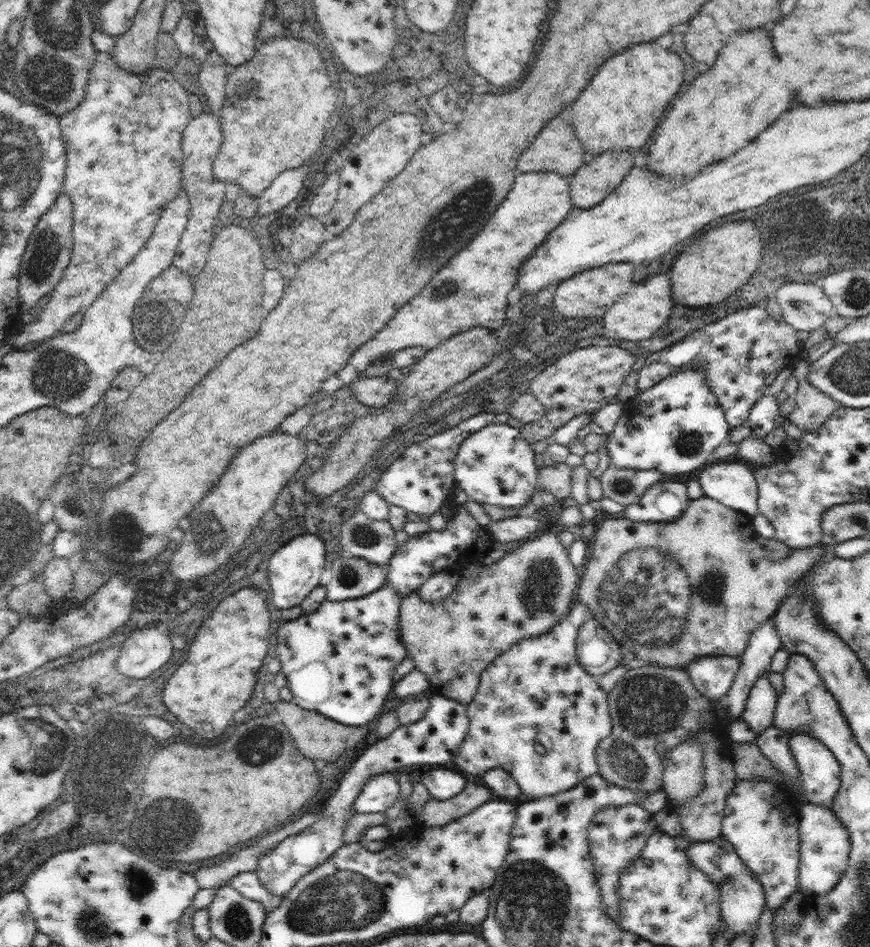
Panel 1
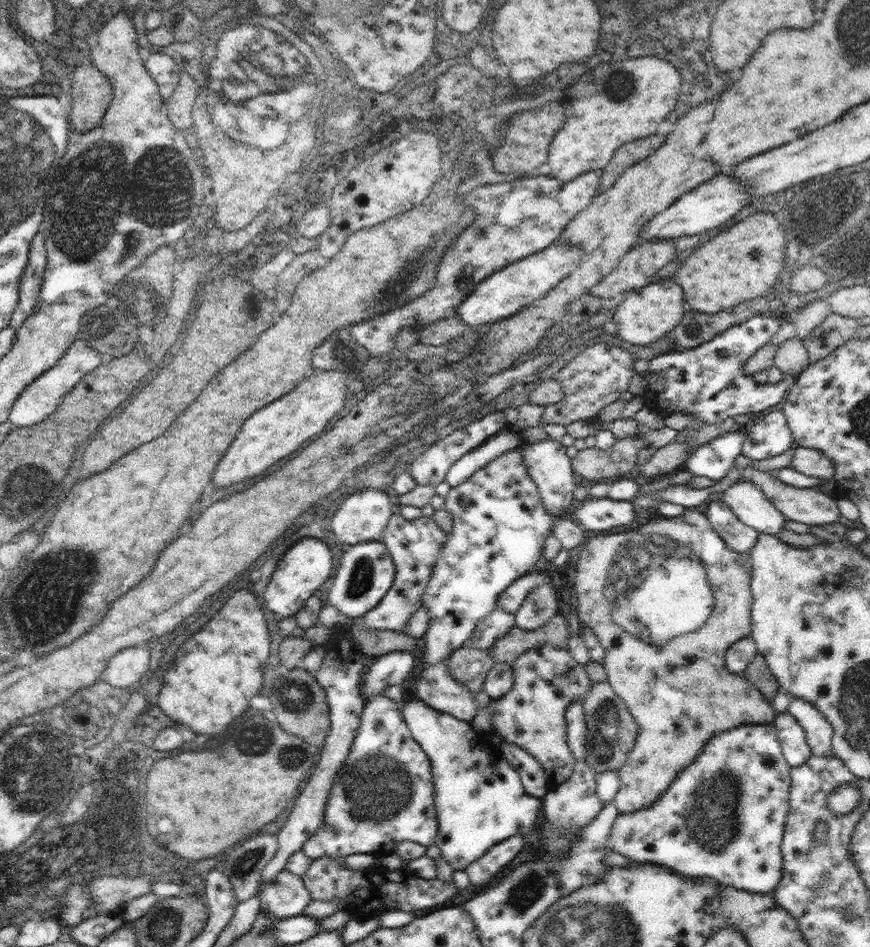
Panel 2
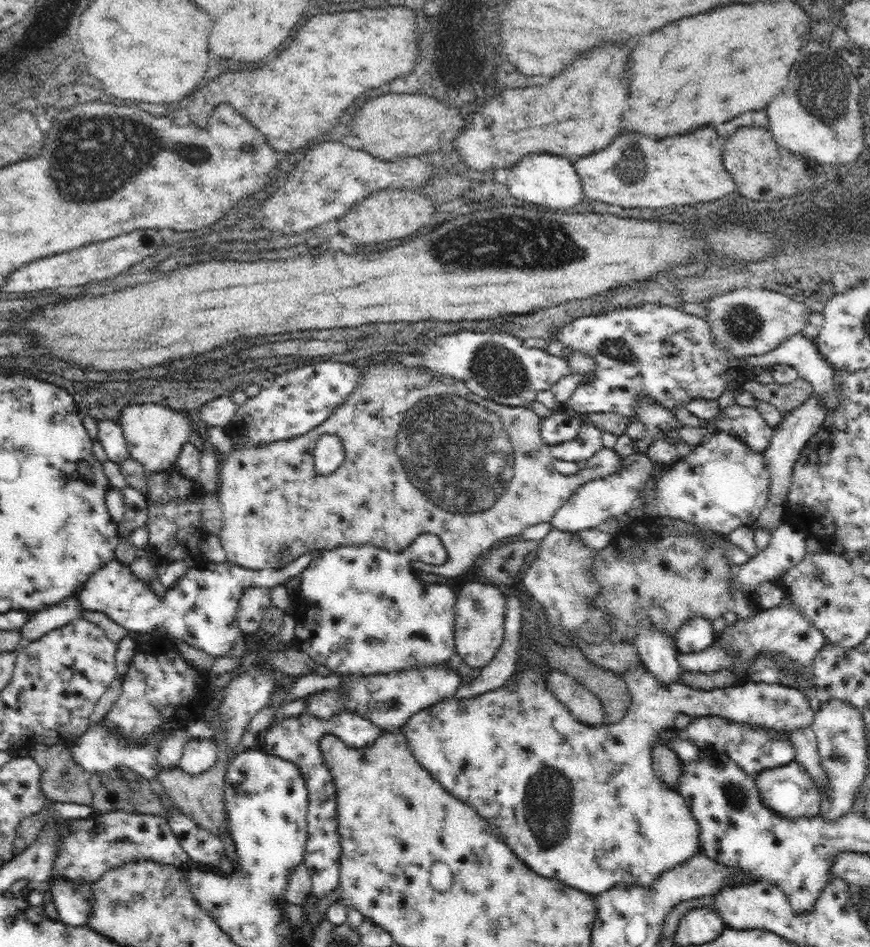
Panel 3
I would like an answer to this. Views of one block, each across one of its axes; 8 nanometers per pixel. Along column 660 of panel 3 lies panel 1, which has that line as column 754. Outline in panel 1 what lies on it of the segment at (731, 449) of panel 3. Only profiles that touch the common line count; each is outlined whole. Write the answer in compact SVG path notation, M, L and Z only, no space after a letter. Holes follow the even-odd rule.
M711 461L702 468L700 484L707 498L717 500L734 510L742 511L752 518L759 512L758 483L755 472L747 465Z

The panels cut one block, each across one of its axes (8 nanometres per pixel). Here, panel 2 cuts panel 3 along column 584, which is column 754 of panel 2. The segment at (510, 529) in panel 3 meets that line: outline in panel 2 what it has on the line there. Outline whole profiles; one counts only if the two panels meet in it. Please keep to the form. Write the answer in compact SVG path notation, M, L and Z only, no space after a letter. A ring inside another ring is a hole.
M746 468L741 472L740 478L752 481L766 496L766 499L784 515L786 520L794 522L803 522L804 524L820 526L823 524L832 524L840 518L840 509L838 508L836 498L832 498L813 488L797 488L781 482L772 472L760 472L752 468Z

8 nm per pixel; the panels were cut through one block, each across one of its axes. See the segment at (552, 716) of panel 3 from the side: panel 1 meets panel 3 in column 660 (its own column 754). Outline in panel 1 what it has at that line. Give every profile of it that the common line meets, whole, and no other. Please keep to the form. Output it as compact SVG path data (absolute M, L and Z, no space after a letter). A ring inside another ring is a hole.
M768 674L760 677L752 686L748 701L746 701L746 709L740 719L750 725L753 740L757 739L763 730L772 726L776 718L778 698L779 696L776 695L768 680ZM737 779L725 800L722 836L734 847L737 855L762 883L766 905L773 911L799 890L799 824L801 804L787 786L775 786L770 781Z

